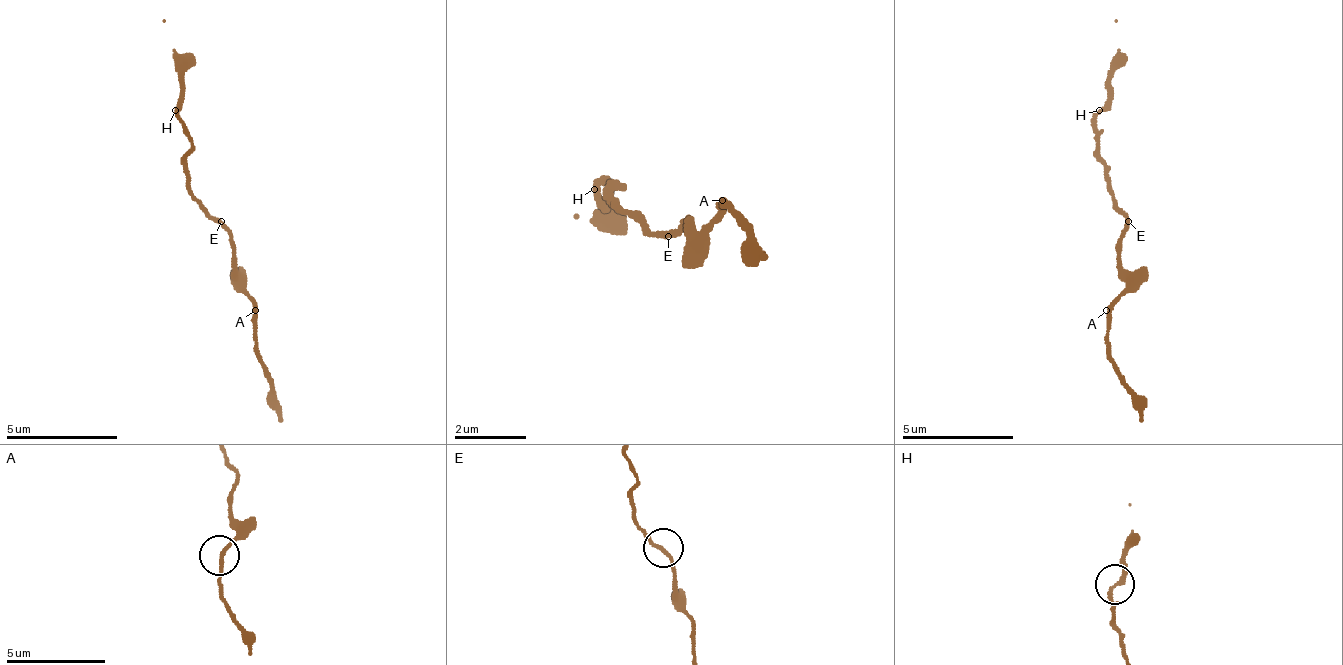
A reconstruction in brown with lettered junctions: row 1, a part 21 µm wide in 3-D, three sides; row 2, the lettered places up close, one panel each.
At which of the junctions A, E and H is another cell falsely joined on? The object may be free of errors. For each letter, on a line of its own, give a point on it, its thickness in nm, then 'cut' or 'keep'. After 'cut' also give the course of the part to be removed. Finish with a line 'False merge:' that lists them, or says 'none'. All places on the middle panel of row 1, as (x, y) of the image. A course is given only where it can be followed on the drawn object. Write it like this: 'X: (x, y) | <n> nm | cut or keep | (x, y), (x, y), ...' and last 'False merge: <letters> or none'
A: (722, 200) | 170 nm | keep
E: (668, 236) | 160 nm | keep
H: (594, 189) | 190 nm | keep
False merge: none

